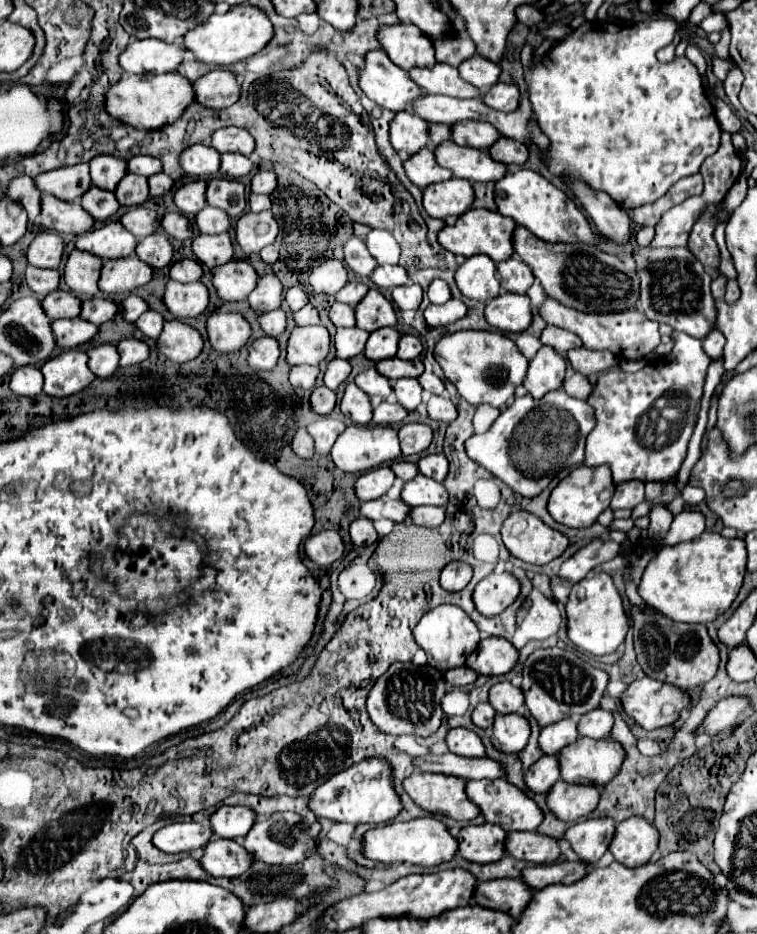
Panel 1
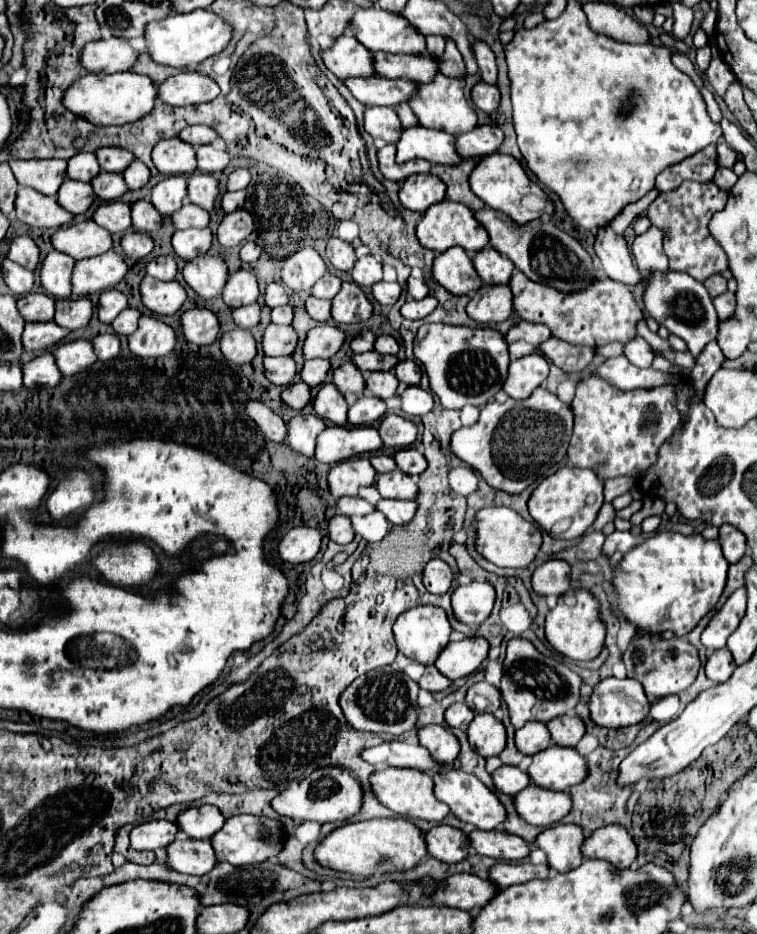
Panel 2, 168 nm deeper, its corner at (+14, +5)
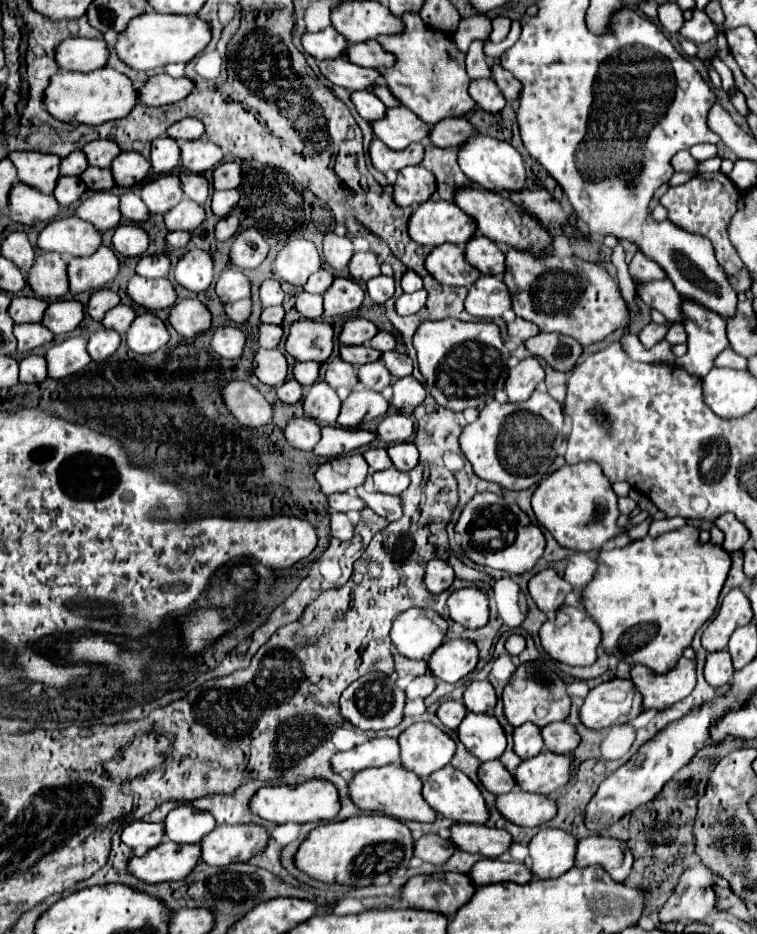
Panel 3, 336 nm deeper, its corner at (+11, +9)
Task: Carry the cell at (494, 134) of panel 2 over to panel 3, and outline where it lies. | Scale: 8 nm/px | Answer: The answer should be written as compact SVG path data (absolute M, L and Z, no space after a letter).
M450 118L450 120L442 120L432 128L430 140L438 148L460 148L462 140L468 140L468 136L476 136L476 134L480 134L478 128L472 126L468 120Z

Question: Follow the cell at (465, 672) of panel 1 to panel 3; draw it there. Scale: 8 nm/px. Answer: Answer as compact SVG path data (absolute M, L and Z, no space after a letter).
M428 672L428 674L424 674L424 676L418 676L418 678L414 678L410 684L408 684L408 688L406 688L406 696L408 698L426 698L428 694L432 694L432 690L436 688L436 678Z

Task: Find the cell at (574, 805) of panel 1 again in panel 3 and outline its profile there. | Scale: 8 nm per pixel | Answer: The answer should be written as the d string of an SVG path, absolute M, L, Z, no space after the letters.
M514 788L508 794L498 796L498 810L518 826L540 826L552 816L556 816L556 802L544 794L528 794L520 788Z

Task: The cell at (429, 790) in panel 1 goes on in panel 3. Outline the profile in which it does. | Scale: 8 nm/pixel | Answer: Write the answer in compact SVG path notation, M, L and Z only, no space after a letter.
M400 764L392 766L380 766L380 768L368 768L356 772L356 776L350 782L350 796L354 804L358 804L364 810L374 810L376 814L394 816L398 820L418 820L418 822L434 822L438 812L422 798L422 780L414 772L408 772Z

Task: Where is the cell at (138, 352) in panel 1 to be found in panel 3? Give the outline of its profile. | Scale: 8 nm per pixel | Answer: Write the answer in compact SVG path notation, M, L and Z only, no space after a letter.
M100 330L90 334L88 340L88 354L94 362L102 362L108 356L112 356L120 346L120 336L112 330Z

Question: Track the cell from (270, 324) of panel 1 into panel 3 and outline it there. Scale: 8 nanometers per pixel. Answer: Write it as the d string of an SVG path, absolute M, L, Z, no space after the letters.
M246 298L246 300L234 302L234 304L226 304L226 314L232 322L244 324L250 318L250 308L252 308L252 300Z

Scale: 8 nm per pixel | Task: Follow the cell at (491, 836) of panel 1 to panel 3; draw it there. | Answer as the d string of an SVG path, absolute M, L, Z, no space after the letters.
M424 834L414 844L414 856L430 864L444 864L454 852L456 846L450 840L442 840L438 834Z

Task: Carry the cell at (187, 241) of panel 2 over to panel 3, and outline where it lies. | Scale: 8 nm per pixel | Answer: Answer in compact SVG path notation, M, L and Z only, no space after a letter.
M180 230L168 232L166 242L168 242L170 248L186 248L188 242L190 242L190 232L180 232Z

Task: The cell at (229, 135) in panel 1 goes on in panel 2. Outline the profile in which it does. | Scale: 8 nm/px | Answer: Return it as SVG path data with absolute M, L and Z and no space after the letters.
M187 126L179 132L179 138L193 146L201 146L201 144L213 142L217 138L217 132L209 126Z

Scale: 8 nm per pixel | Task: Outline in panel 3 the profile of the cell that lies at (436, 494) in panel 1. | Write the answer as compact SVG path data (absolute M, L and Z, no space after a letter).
M388 468L382 472L374 472L374 488L376 492L384 492L384 494L402 494L408 484L410 484L410 476L406 472L400 472L396 468Z

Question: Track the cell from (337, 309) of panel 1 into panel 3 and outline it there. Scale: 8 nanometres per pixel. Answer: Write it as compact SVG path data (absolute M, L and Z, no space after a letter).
M300 292L296 298L296 310L310 320L318 320L324 312L322 308L322 296L320 294L308 294L308 292Z

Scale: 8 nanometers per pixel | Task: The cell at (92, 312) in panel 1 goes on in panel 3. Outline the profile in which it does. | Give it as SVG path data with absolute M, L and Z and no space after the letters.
M70 298L70 300L54 300L44 318L42 318L42 324L46 328L50 328L56 336L62 336L62 334L68 334L72 332L74 328L80 326L80 322L84 320L86 316L86 310L82 306L82 302Z

